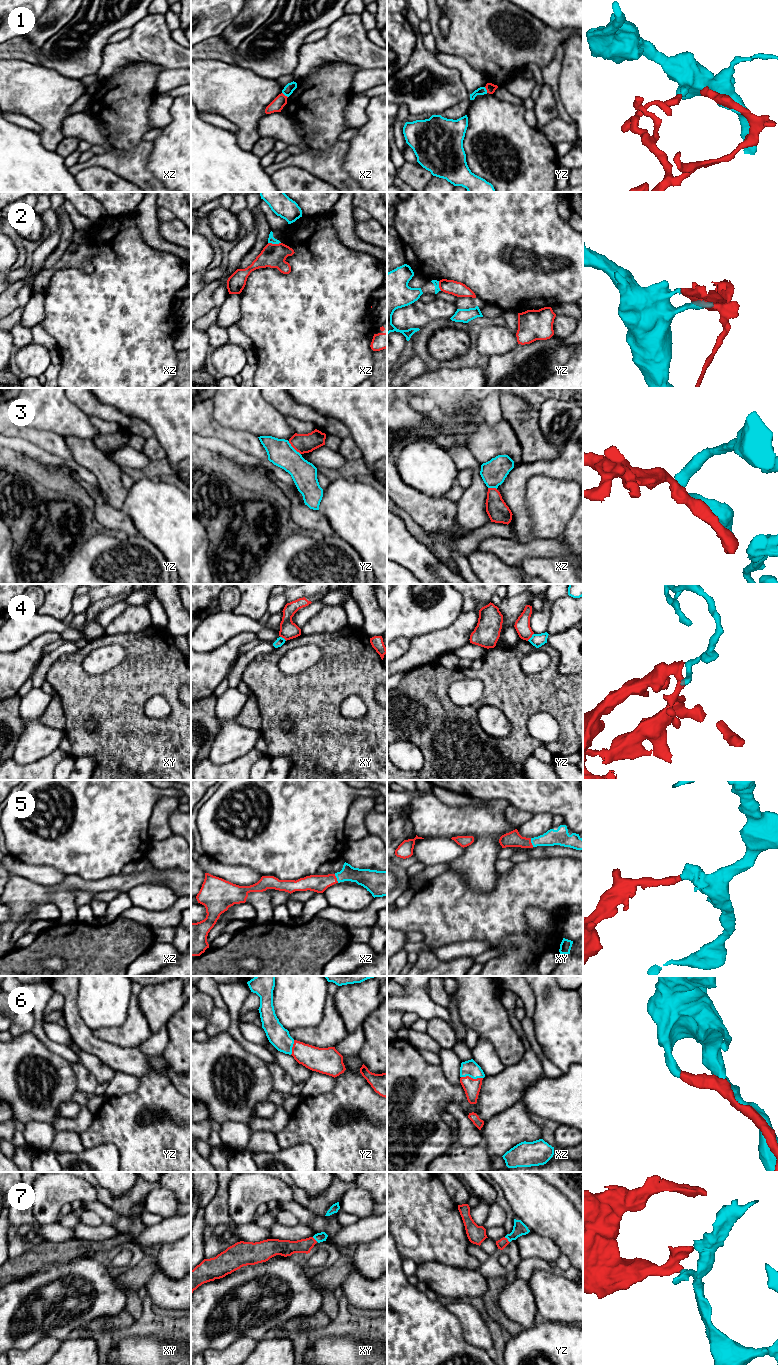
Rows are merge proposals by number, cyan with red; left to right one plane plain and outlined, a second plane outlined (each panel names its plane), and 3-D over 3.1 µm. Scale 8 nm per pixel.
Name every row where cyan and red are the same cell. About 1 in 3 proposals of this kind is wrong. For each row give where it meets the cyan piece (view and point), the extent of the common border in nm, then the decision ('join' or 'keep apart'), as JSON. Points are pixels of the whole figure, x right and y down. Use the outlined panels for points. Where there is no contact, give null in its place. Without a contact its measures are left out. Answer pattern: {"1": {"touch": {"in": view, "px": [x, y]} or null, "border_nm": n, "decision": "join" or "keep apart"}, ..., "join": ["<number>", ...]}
{"1": {"touch": {"in": "xz", "px": [285, 95]}, "border_nm": 60, "decision": "keep apart"}, "2": {"touch": {"in": "xz", "px": [274, 243]}, "border_nm": 100, "decision": "keep apart"}, "3": {"touch": {"in": "yz", "px": [293, 448]}, "border_nm": 150, "decision": "join"}, "4": {"touch": {"in": "yz", "px": [531, 637]}, "border_nm": 80, "decision": "keep apart"}, "5": {"touch": {"in": "xz", "px": [336, 877]}, "border_nm": 80, "decision": "join"}, "6": {"touch": {"in": "xz", "px": [472, 1077]}, "border_nm": 180, "decision": "join"}, "7": {"touch": {"in": "yz", "px": [507, 1238]}, "border_nm": 60, "decision": "join"}, "join": ["3", "5", "6", "7"]}

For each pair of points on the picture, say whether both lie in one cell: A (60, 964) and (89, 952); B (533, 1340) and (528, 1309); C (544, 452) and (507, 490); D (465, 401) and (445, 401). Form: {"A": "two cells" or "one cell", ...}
{"A": "two cells", "B": "two cells", "C": "two cells", "D": "one cell"}

